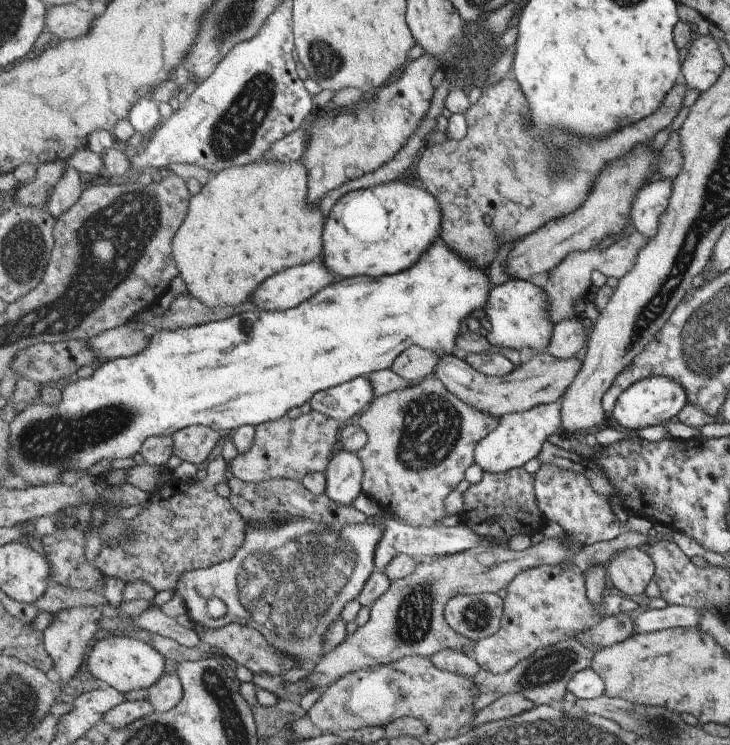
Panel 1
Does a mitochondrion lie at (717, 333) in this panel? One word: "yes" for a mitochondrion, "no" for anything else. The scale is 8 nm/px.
yes

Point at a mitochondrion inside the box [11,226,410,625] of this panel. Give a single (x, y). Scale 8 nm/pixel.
(46, 442)

